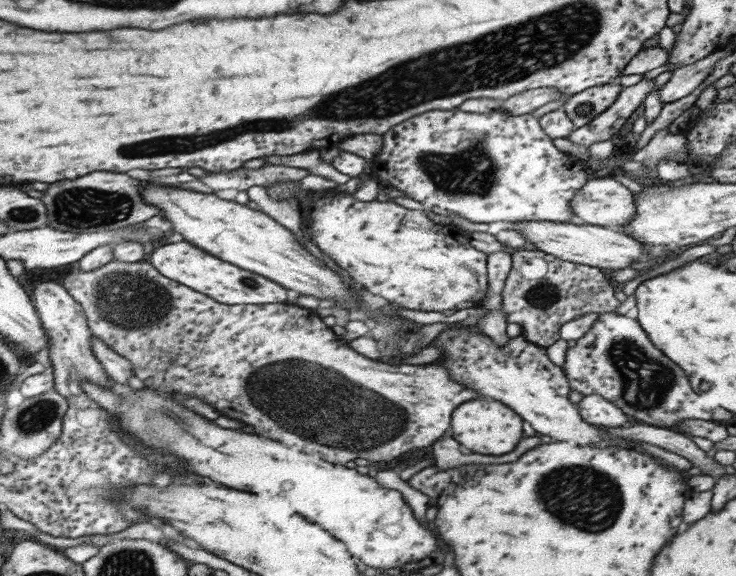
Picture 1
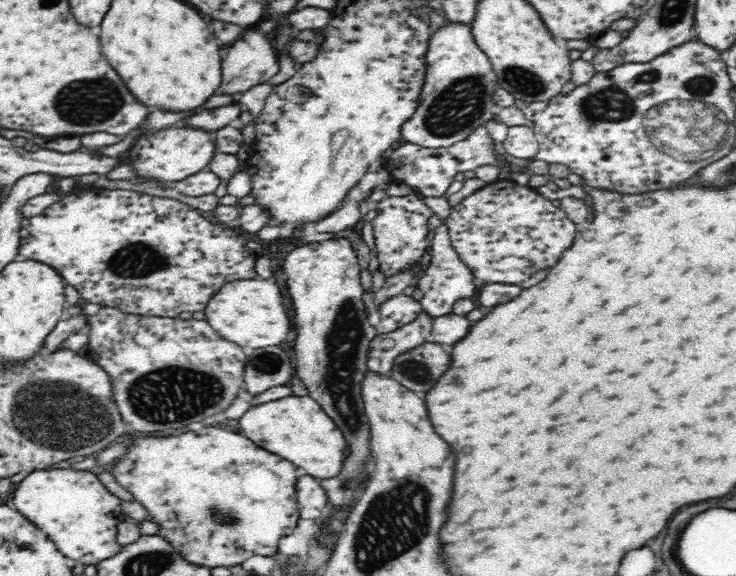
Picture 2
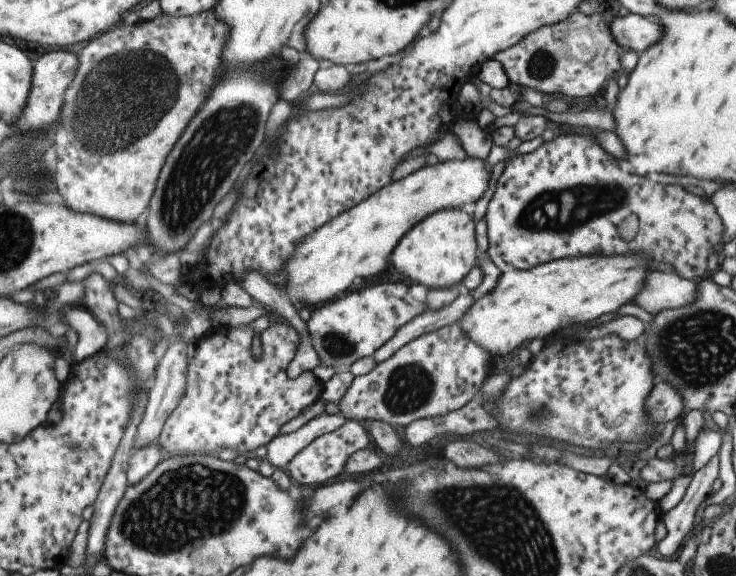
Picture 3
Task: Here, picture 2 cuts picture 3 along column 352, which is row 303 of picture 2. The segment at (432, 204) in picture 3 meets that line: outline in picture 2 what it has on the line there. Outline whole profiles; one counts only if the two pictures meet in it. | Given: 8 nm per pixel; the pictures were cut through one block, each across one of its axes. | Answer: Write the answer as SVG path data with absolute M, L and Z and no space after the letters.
M242 278L220 286L220 290L216 290L204 306L204 315L218 334L242 348L282 346L282 342L288 340L292 328L286 306L280 300L284 300L284 296L272 278Z

